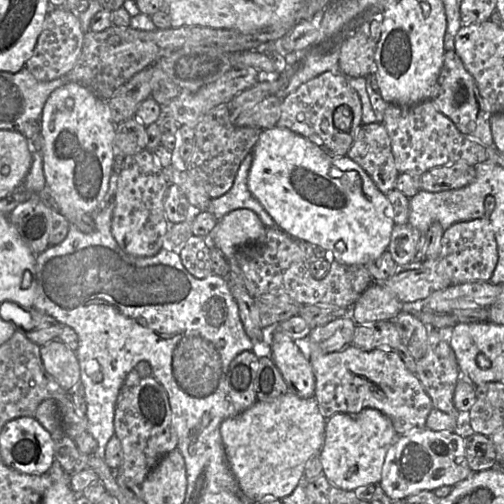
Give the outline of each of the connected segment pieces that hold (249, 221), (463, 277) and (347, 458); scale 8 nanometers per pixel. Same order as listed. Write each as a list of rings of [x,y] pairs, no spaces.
[[[236,209],[217,221],[208,235],[209,249],[216,247],[228,260],[236,257],[238,250],[262,239],[266,227],[259,216],[250,209]]]
[[[486,218],[458,222],[444,231],[438,274],[451,285],[489,282],[498,263],[498,246],[491,224]]]
[[[367,408],[356,414],[334,414],[326,421],[324,444],[319,452],[323,474],[332,485],[346,491],[354,491],[368,484],[379,484],[386,454],[398,436],[391,419],[377,409]]]

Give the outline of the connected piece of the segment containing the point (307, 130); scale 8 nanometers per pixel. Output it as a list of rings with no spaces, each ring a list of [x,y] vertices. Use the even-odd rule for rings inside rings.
[[[327,71],[302,84],[282,101],[281,116],[276,126],[307,138],[331,157],[347,156],[362,126],[361,100],[345,75]],[[341,105],[348,106],[353,113],[352,126],[348,132],[340,131],[334,126],[333,113]]]

